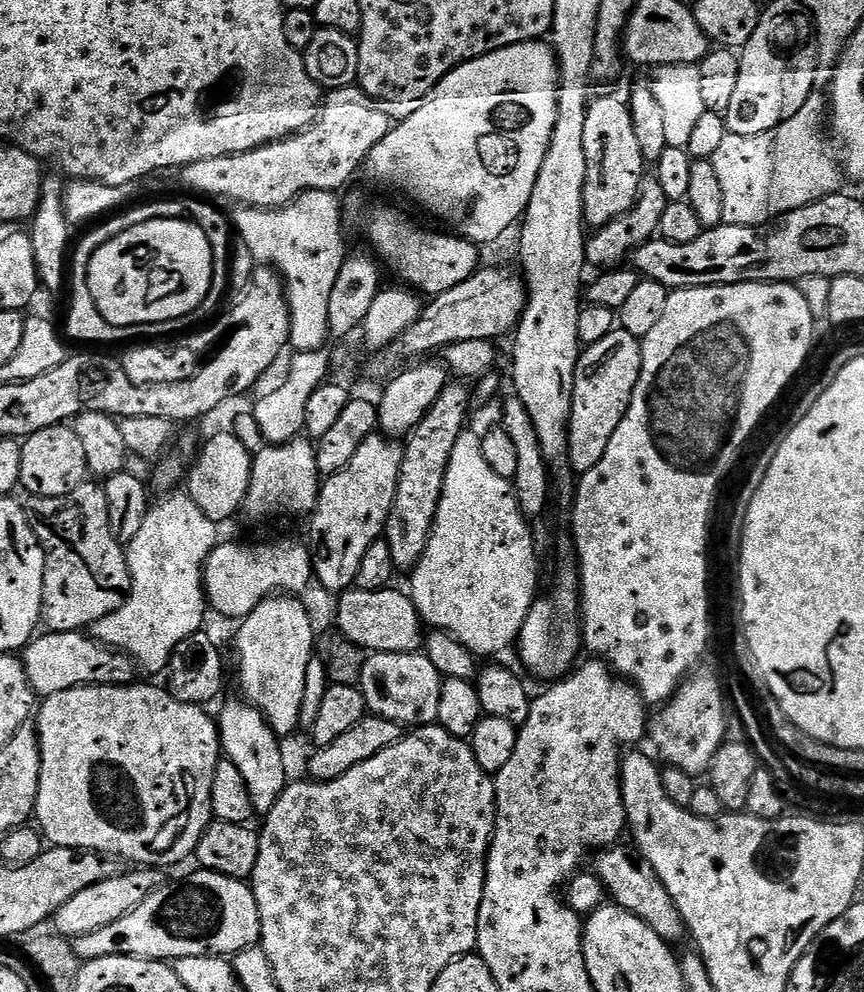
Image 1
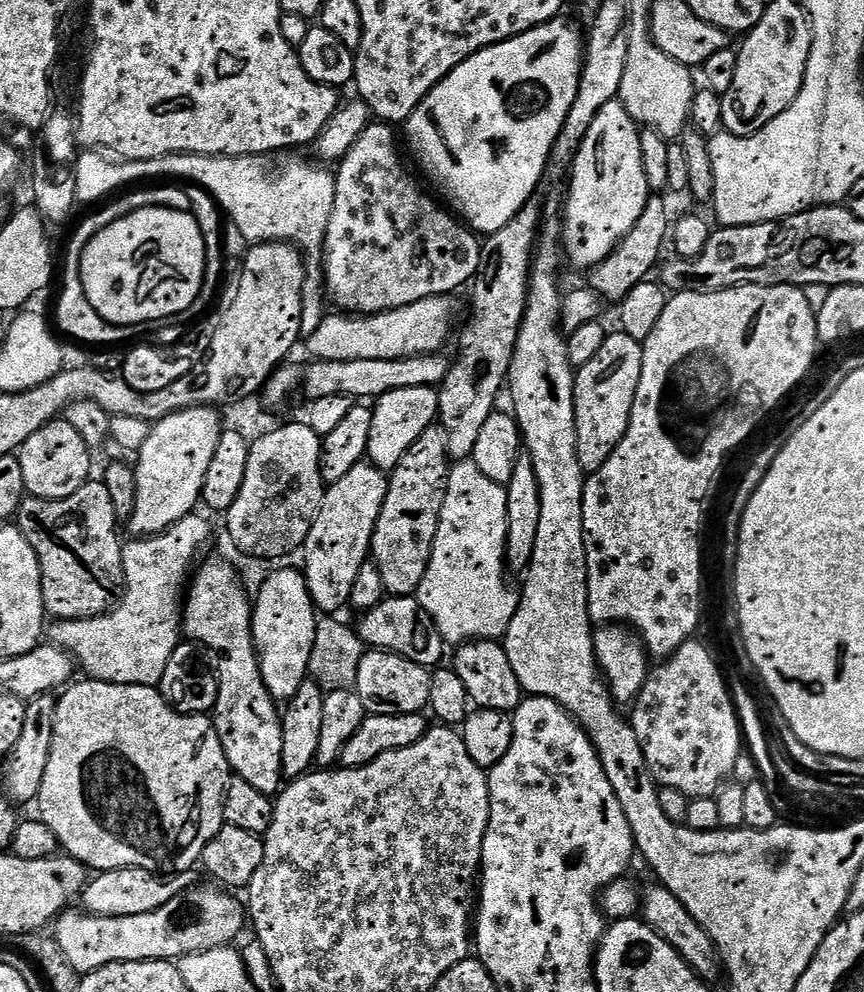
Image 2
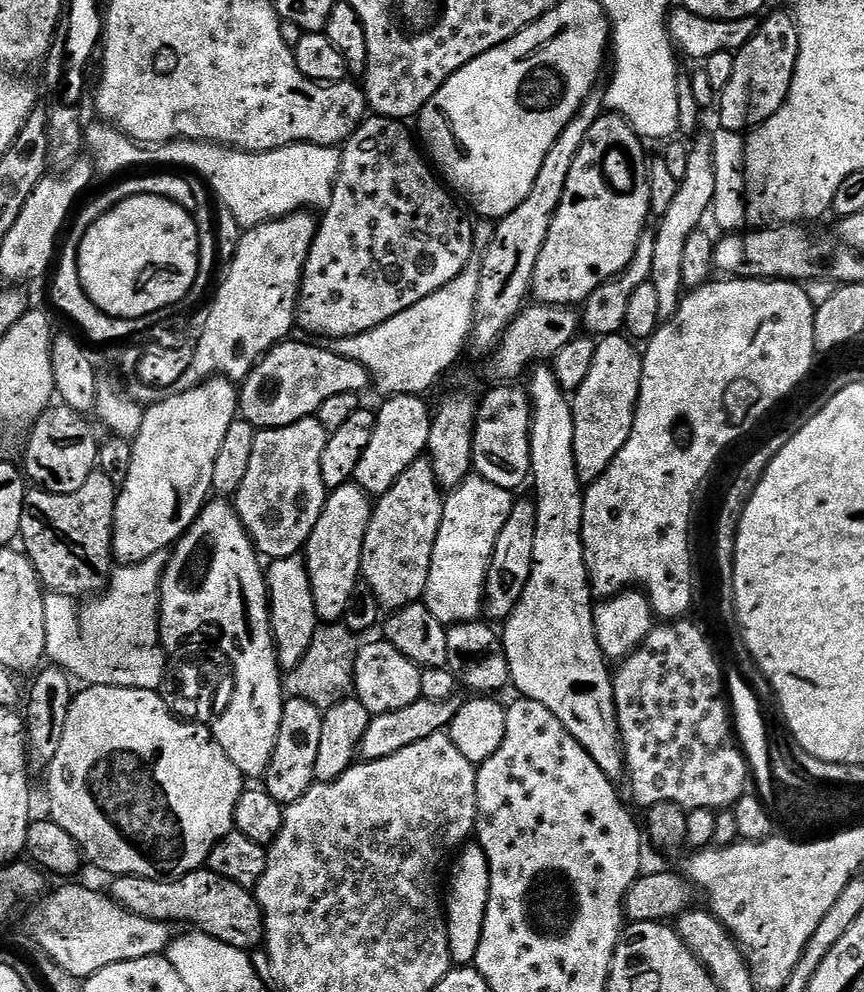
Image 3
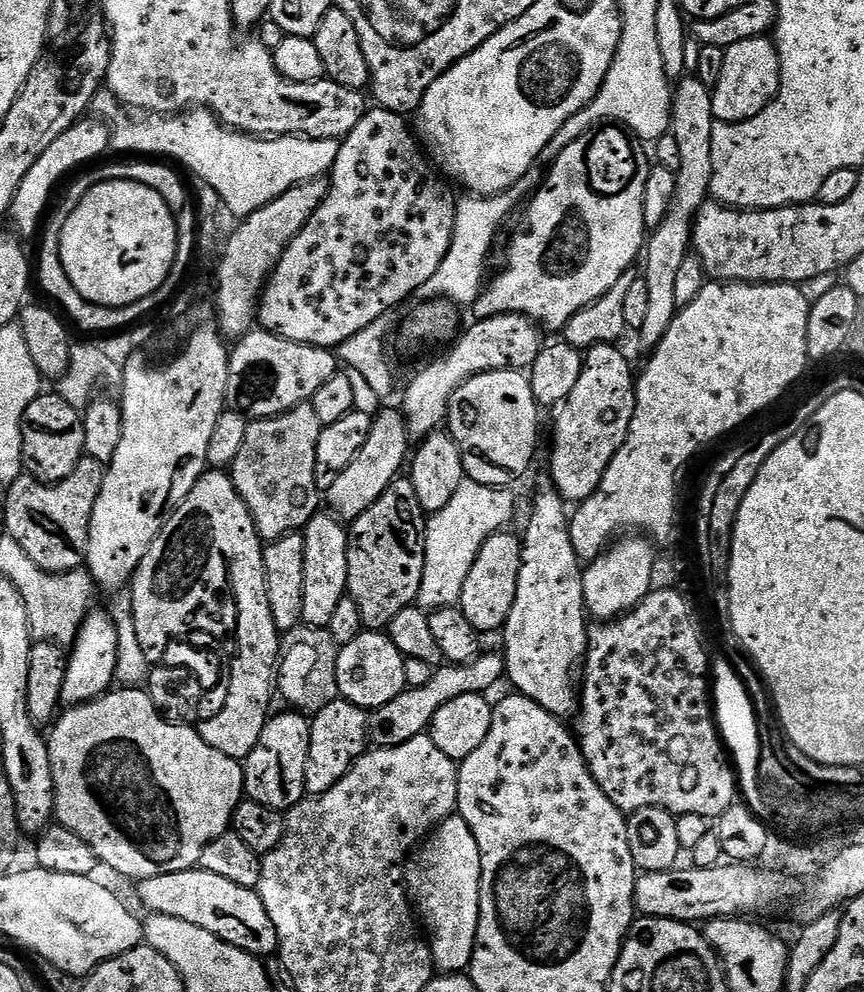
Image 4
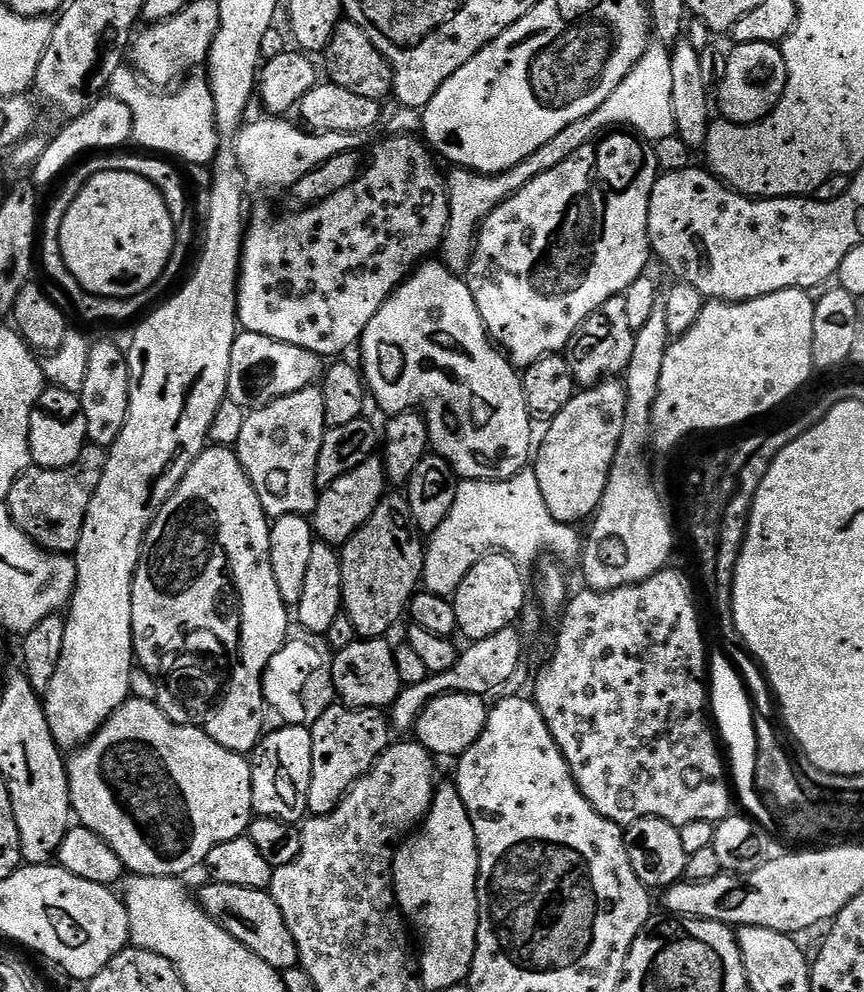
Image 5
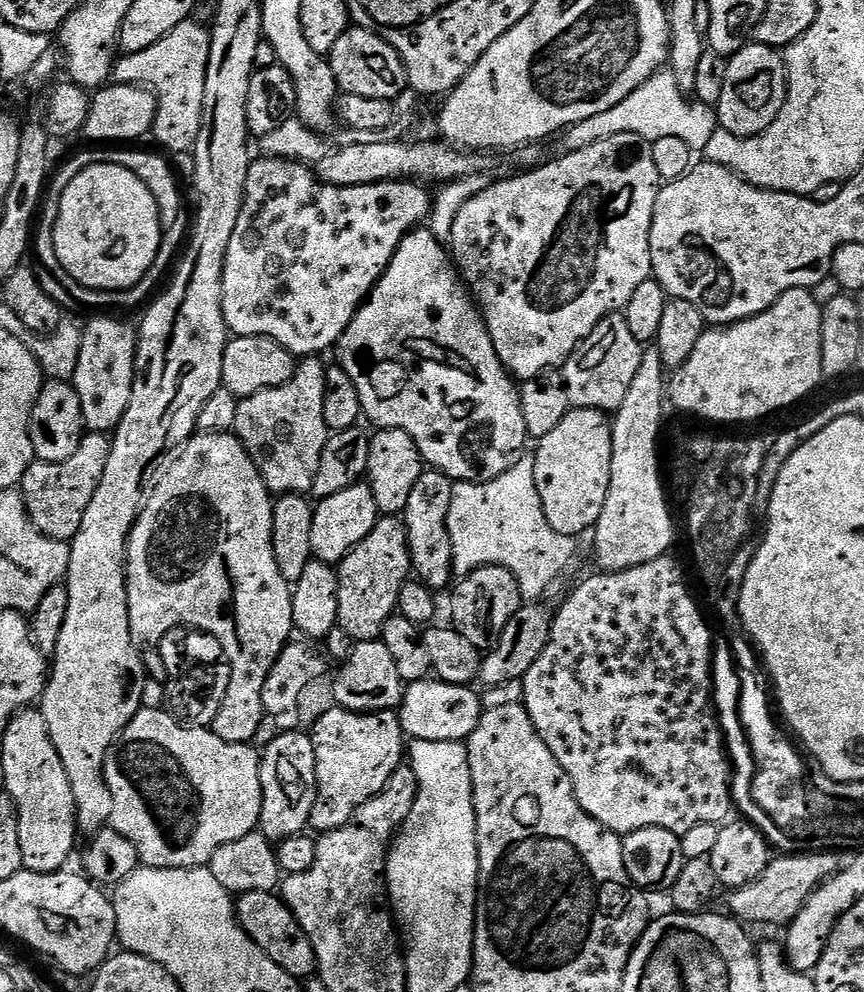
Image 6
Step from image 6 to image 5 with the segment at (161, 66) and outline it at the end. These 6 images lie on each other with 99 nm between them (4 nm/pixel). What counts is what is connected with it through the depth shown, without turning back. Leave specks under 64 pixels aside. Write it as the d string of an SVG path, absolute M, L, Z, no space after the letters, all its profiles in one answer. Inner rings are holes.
M113 67L106 92L118 102L126 102L126 106L130 106L130 114L134 118L132 140L140 143L144 147L141 149L149 153L163 154L177 161L184 160L185 165L211 165L221 151L222 133L216 127L214 94L207 79L203 75L196 76L193 80L185 79L179 87L165 94L145 83L135 67L127 67Z

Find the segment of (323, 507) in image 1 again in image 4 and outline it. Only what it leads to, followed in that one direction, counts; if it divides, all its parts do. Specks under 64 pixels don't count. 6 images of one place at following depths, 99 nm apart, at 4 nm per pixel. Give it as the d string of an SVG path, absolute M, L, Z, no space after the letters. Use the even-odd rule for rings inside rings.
M321 510L302 529L306 542L306 582L302 590L303 623L312 630L327 629L338 602L348 590L346 558L348 557L348 528L331 511Z

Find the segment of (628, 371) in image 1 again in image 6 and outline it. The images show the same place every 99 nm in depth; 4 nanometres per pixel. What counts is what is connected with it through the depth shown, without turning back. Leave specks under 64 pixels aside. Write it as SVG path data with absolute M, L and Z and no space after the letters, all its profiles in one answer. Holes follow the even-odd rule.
M572 408L543 436L534 449L534 482L538 486L538 498L542 498L542 510L546 514L546 522L558 530L558 534L566 534L580 538L583 532L591 533L602 514L602 506L606 506L606 494L610 494L610 458L612 457L612 420L605 413L589 408Z

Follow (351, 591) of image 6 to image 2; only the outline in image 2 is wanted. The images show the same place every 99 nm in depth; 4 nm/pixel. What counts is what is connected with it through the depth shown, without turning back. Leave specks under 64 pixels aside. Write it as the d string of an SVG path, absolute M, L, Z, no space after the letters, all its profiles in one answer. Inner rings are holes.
M433 426L426 429L422 438L418 438L418 442L414 442L414 446L406 450L406 454L402 454L402 462L398 462L398 466L393 468L388 476L386 502L382 502L382 510L374 526L370 553L371 563L376 564L382 573L382 586L388 596L415 596L422 578L426 578L452 466L453 461L449 457L446 446L446 432L444 428Z

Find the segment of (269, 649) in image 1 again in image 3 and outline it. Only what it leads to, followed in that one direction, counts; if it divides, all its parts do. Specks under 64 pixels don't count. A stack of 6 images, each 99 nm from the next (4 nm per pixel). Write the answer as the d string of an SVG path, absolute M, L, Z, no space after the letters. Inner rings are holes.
M303 555L273 560L267 565L266 579L268 613L272 615L272 636L276 640L276 657L280 659L281 669L291 670L298 666L306 650L310 650L310 642L318 627L308 561Z

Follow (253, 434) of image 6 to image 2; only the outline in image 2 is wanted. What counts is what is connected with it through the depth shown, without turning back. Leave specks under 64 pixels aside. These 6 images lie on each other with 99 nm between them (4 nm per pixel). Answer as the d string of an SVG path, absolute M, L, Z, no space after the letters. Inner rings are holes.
M300 422L281 423L250 444L242 490L238 490L238 498L234 498L226 513L228 536L242 555L276 560L303 549L326 491L320 473L321 443L321 436L314 434L307 422Z

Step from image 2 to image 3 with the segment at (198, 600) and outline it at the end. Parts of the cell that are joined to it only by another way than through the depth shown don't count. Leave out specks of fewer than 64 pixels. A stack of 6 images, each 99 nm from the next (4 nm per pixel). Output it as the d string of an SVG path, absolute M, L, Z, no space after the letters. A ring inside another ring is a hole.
M216 498L204 505L198 518L176 541L160 579L161 644L184 644L191 636L205 636L220 644L225 658L232 663L232 697L224 713L221 716L219 713L210 727L218 746L226 750L226 758L238 766L245 778L263 777L264 771L270 766L278 738L278 726L282 726L282 710L286 699L286 684L282 679L280 659L276 657L276 640L272 636L272 615L268 613L268 582L260 563L261 557L242 526L235 507Z

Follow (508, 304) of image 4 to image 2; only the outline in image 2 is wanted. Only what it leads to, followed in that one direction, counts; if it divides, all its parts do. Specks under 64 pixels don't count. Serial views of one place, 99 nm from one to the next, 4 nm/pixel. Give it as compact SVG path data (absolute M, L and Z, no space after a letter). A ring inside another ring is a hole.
M619 99L606 102L606 106L598 110L598 118L590 122L590 130L586 130L586 138L570 169L572 181L568 184L568 201L564 208L562 204L562 252L567 263L569 260L576 268L591 270L601 264L616 249L622 237L634 230L634 222L638 222L638 218L642 218L642 210L646 210L650 189L646 170L642 170L640 134L636 120Z

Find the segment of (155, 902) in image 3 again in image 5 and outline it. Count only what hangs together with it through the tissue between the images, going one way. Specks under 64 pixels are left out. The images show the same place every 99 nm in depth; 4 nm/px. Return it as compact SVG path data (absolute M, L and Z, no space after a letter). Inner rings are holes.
M208 882L198 895L198 903L211 920L222 926L222 930L226 930L234 939L242 942L242 946L258 954L262 962L266 962L277 972L283 974L299 965L300 955L294 934L290 934L290 926L286 926L286 918L282 918L282 910L278 910L278 902L274 902L271 891Z

